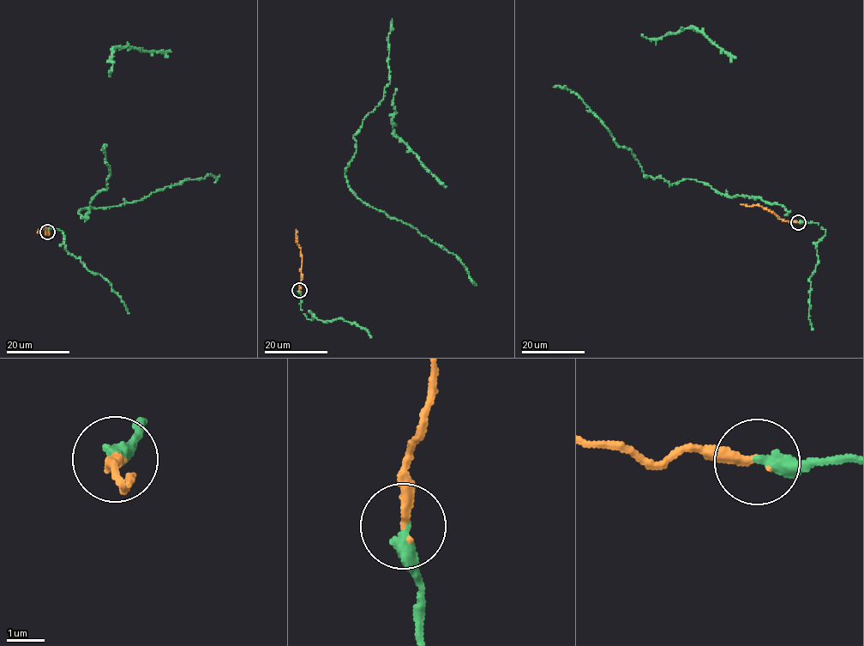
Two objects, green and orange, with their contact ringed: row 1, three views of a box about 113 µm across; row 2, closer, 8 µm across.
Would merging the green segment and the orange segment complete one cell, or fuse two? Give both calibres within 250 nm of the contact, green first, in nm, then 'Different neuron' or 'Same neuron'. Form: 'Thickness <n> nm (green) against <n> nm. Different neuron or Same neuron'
Thickness 400 nm (green) against 280 nm. Same neuron

